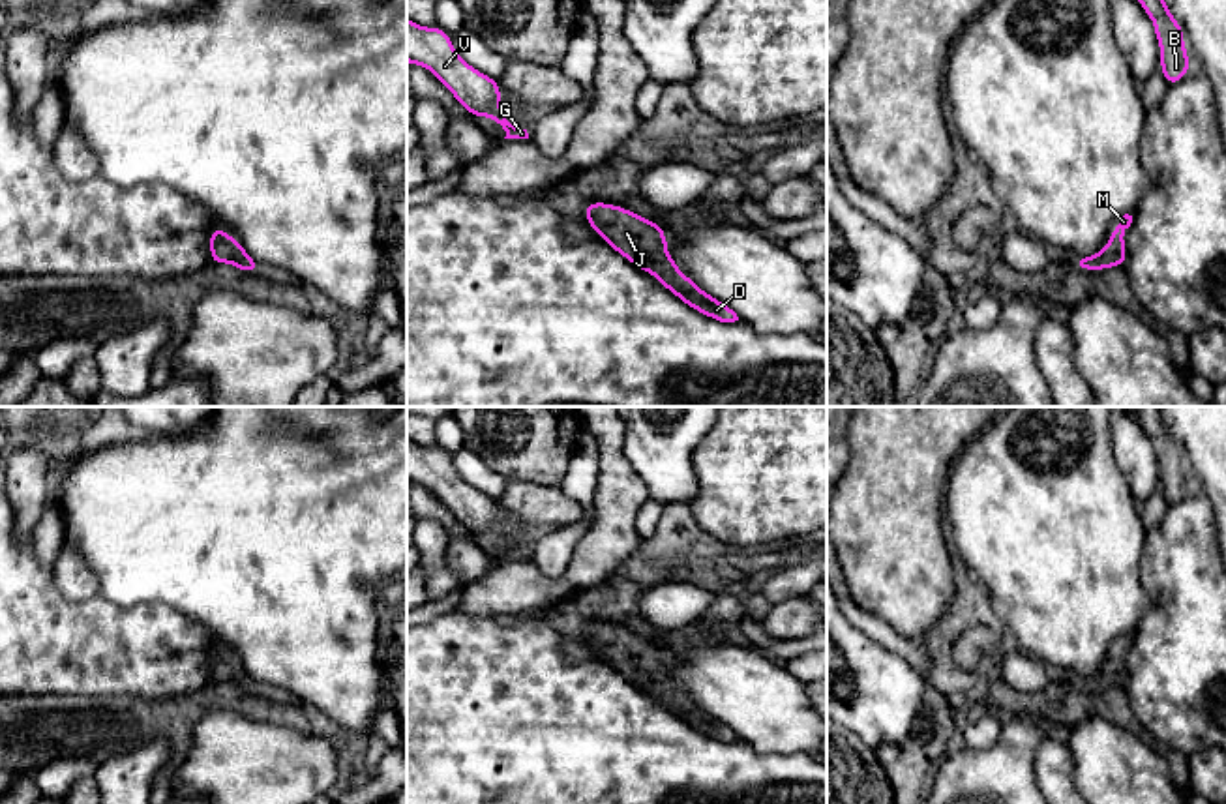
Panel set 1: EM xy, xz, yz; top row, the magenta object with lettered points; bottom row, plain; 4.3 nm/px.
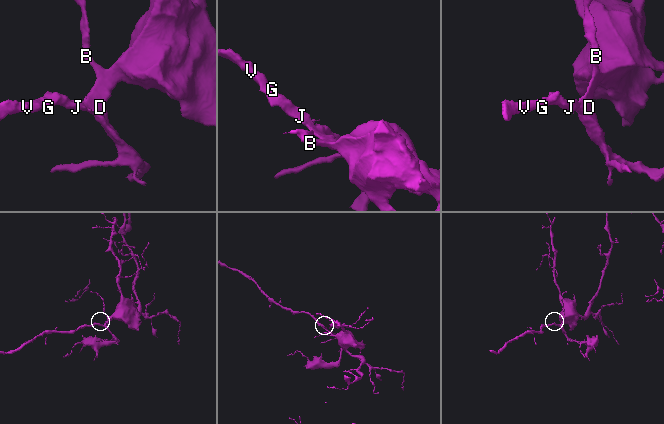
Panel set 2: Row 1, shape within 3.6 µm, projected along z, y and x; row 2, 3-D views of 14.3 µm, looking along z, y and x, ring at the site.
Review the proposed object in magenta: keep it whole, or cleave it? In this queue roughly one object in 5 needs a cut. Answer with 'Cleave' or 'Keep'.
Keep

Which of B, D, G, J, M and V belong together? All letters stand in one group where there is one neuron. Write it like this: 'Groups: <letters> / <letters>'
Groups: B D G J M V

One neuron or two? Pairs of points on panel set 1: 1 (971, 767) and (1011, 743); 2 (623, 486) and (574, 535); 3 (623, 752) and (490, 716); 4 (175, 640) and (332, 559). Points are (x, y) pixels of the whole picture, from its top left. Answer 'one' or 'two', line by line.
1: one
2: two
3: one
4: two

